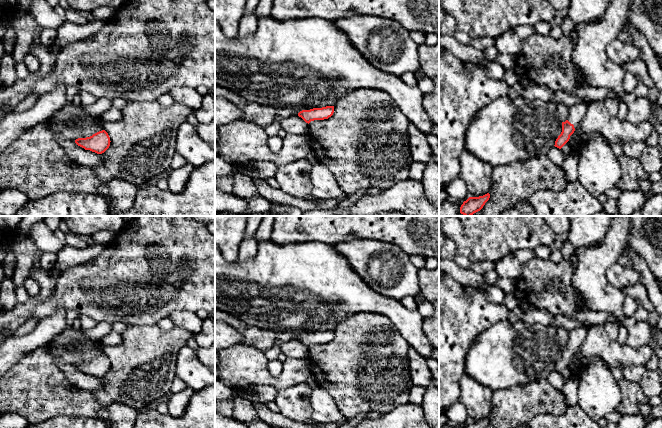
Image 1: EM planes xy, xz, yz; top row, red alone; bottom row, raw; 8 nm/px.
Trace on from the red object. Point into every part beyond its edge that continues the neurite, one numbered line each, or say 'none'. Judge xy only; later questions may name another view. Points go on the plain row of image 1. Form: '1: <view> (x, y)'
none

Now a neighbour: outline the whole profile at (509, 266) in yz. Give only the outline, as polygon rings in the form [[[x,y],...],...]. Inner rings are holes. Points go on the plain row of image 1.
[[[508,253],[495,262],[494,269],[496,270],[499,278],[518,280],[523,270],[523,264],[514,255],[514,253]]]

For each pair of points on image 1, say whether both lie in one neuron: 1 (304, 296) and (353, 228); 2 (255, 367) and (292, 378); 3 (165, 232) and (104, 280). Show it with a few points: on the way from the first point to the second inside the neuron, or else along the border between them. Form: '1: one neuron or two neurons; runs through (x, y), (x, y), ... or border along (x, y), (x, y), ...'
1: two neurons; border along (309, 240), (318, 240), (332, 246)
2: one neuron; runs through (264, 376), (269, 380), (283, 380)
3: one neuron; runs through (150, 241), (146, 241), (119, 268)

